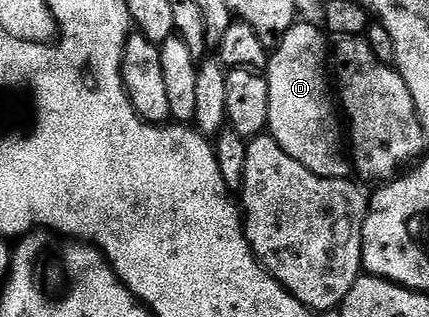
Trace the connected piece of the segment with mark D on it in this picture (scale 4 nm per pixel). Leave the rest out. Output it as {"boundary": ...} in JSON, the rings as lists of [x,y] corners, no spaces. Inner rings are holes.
{"boundary":[[[300,20],[277,42],[270,54],[265,70],[269,87],[267,129],[269,136],[289,155],[293,155],[297,163],[309,167],[313,175],[347,179],[352,176],[353,165],[345,152],[345,129],[329,80],[329,37],[317,26]]]}

